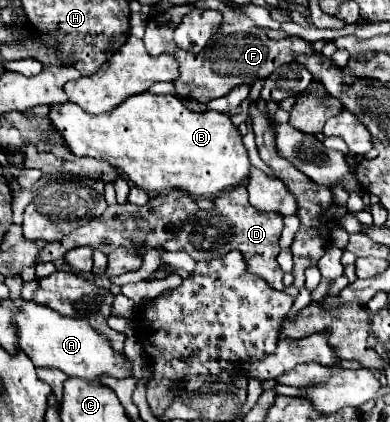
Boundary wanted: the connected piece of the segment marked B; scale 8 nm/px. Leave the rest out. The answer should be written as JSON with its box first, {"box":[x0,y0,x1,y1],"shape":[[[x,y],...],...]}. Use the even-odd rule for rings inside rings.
{"box":[50,92,250,196],"shape":[[[142,92],[124,100],[118,108],[106,114],[88,114],[80,106],[66,102],[52,106],[50,110],[52,124],[64,134],[68,148],[76,156],[92,156],[110,162],[114,168],[124,172],[132,184],[140,186],[146,192],[162,192],[170,188],[188,190],[192,196],[216,196],[224,190],[236,188],[250,176],[250,158],[248,150],[242,144],[240,130],[232,124],[228,114],[206,110],[206,112],[192,112],[184,106],[184,102],[172,94],[156,96],[150,92]]]}

